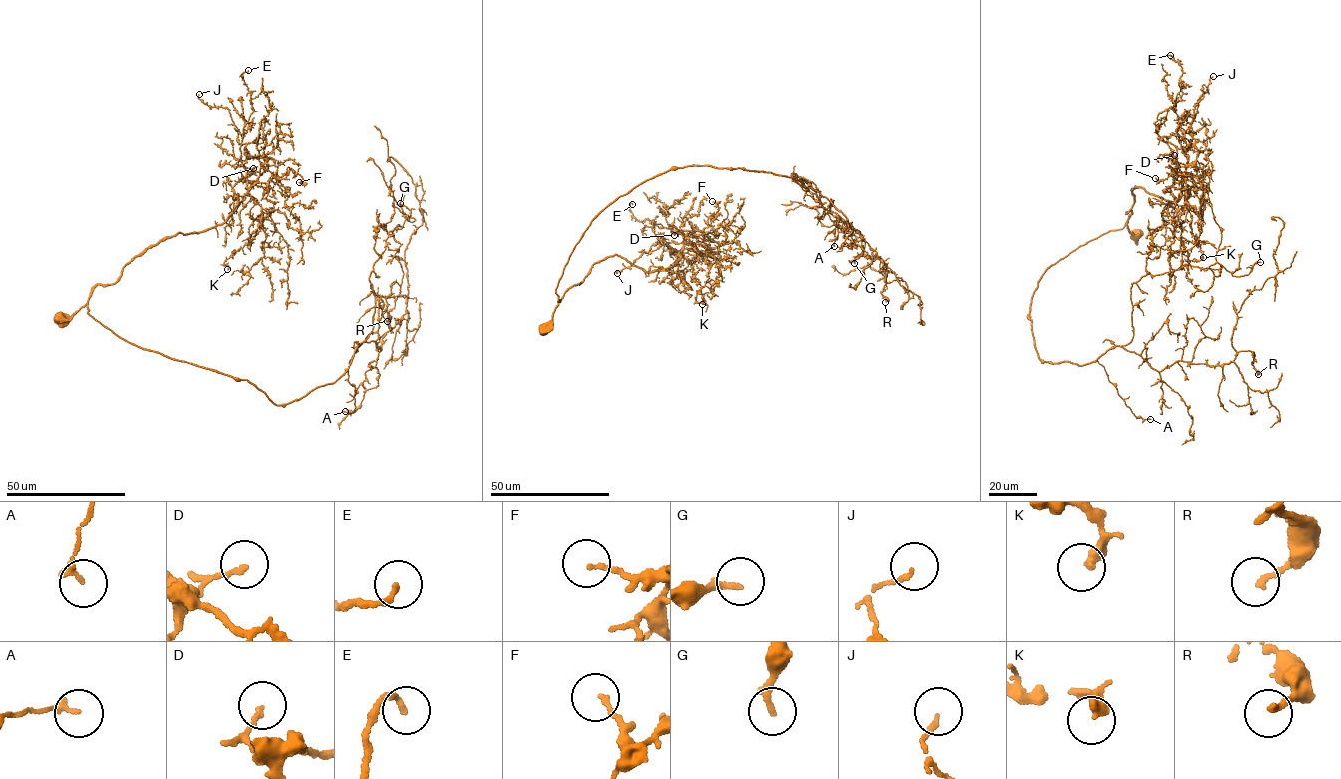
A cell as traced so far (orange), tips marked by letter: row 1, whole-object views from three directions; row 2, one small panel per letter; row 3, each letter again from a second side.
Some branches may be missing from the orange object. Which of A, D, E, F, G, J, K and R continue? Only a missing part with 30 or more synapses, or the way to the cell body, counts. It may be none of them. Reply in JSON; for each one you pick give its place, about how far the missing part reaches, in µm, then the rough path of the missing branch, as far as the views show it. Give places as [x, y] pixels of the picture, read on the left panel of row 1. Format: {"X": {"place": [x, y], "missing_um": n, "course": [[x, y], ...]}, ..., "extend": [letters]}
{"extend": []}

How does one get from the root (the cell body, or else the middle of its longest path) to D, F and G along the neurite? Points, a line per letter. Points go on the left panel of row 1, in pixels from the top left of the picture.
D: (58, 317), (161, 241), (221, 225), (256, 181), (253, 168)
F: (58, 317), (161, 241), (221, 225), (261, 167), (280, 178), (292, 169), (299, 182)
G: (58, 317), (87, 303), (128, 342), (291, 402), (343, 375), (372, 330), (373, 265), (415, 219), (400, 203)

